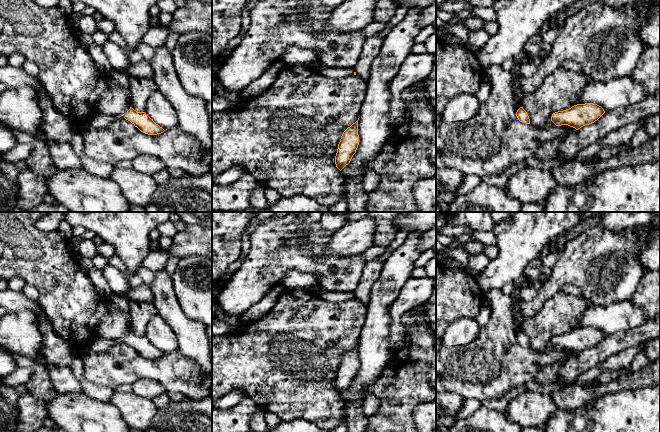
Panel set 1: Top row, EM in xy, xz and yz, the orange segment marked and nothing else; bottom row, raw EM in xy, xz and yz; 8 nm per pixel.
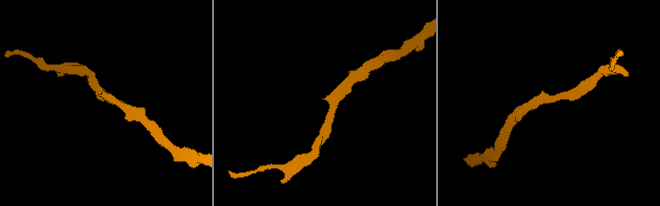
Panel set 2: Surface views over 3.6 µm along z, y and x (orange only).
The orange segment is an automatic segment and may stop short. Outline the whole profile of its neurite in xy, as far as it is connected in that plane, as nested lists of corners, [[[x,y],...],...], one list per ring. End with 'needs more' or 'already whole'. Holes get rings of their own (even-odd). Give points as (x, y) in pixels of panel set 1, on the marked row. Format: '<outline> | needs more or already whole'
[[[132,107],[127,111],[124,117],[130,121],[141,132],[148,135],[157,135],[163,133],[165,130],[156,124],[145,112],[137,112]]] | already whole

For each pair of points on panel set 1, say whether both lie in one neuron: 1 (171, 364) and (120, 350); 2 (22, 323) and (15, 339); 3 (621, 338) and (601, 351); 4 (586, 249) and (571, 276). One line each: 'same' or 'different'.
1: same
2: same
3: same
4: same

